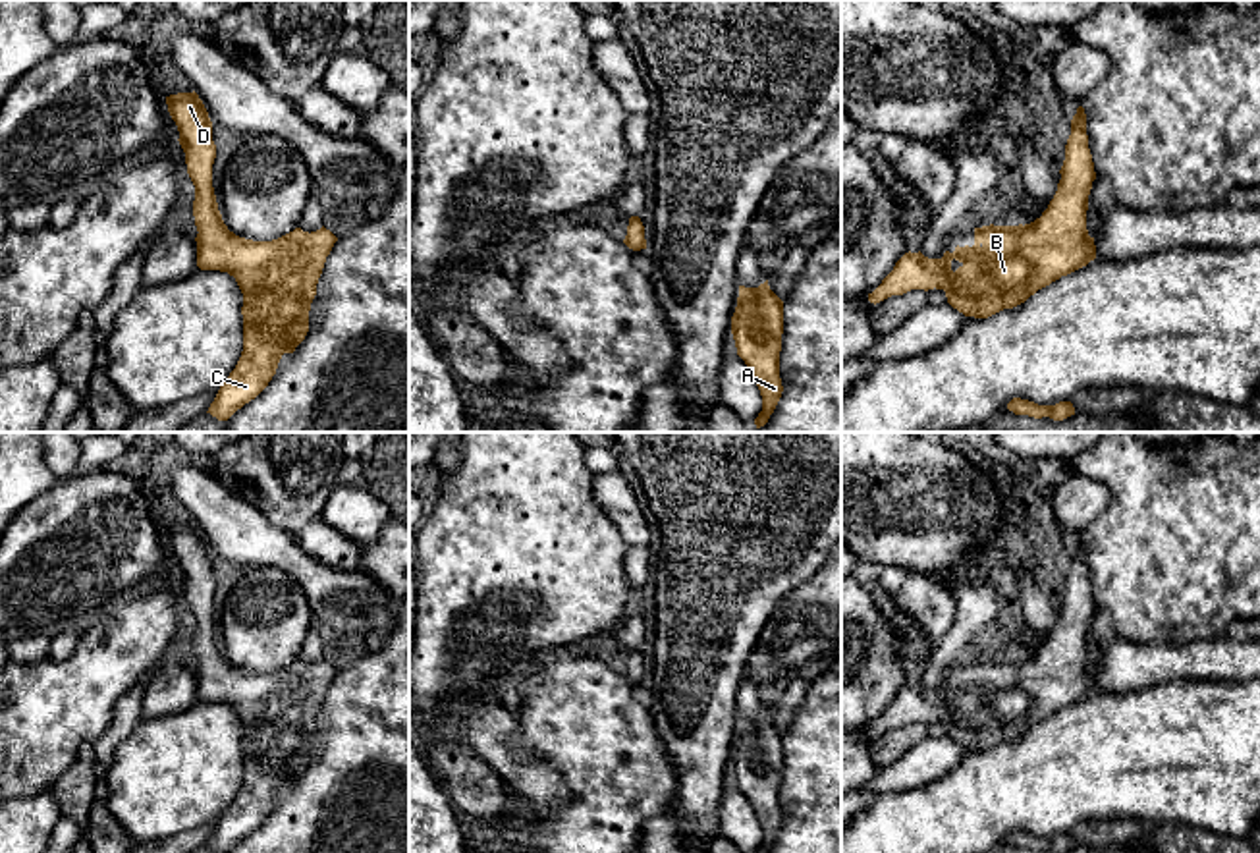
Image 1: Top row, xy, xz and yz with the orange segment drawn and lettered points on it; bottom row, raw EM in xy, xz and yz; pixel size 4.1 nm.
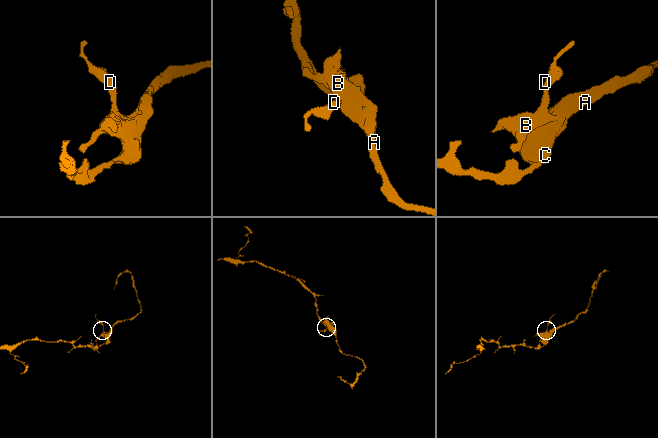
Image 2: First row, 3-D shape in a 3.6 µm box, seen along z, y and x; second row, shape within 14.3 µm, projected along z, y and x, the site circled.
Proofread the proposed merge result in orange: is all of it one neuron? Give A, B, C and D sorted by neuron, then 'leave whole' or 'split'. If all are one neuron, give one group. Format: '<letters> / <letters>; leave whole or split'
A B C D; leave whole

